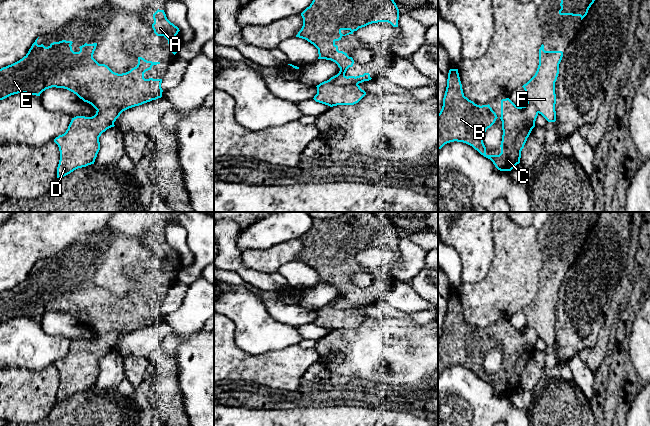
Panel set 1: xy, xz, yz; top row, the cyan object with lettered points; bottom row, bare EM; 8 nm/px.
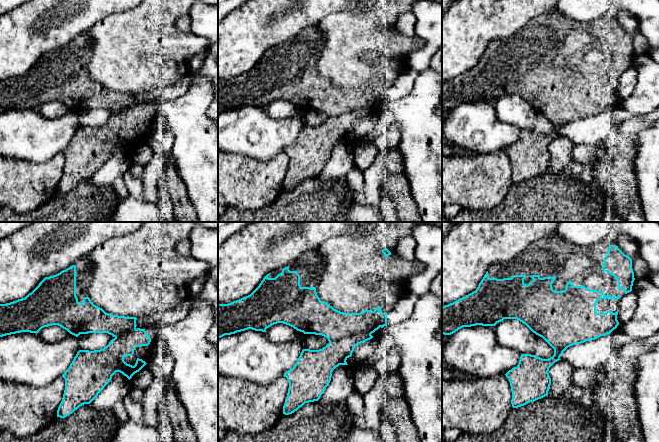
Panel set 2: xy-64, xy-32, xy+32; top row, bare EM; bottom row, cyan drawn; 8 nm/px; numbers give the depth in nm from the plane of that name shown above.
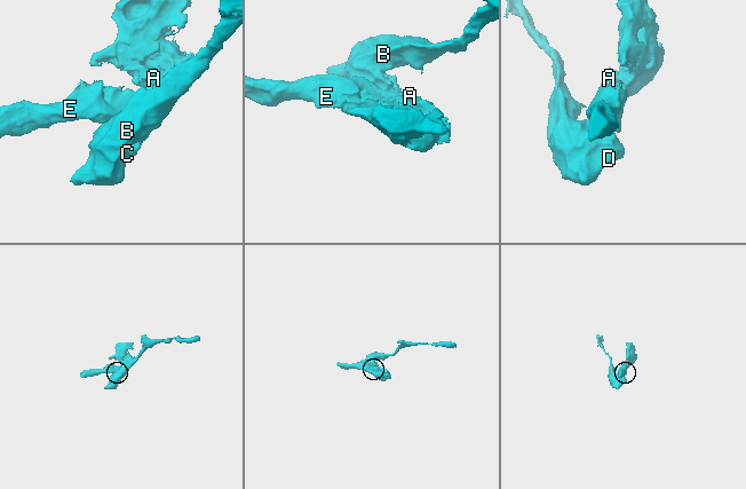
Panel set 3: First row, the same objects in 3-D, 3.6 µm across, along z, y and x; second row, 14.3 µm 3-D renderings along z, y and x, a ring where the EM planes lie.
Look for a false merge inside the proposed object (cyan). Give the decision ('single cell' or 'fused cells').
fused cells

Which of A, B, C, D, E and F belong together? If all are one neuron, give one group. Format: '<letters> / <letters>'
A E F / B C D

